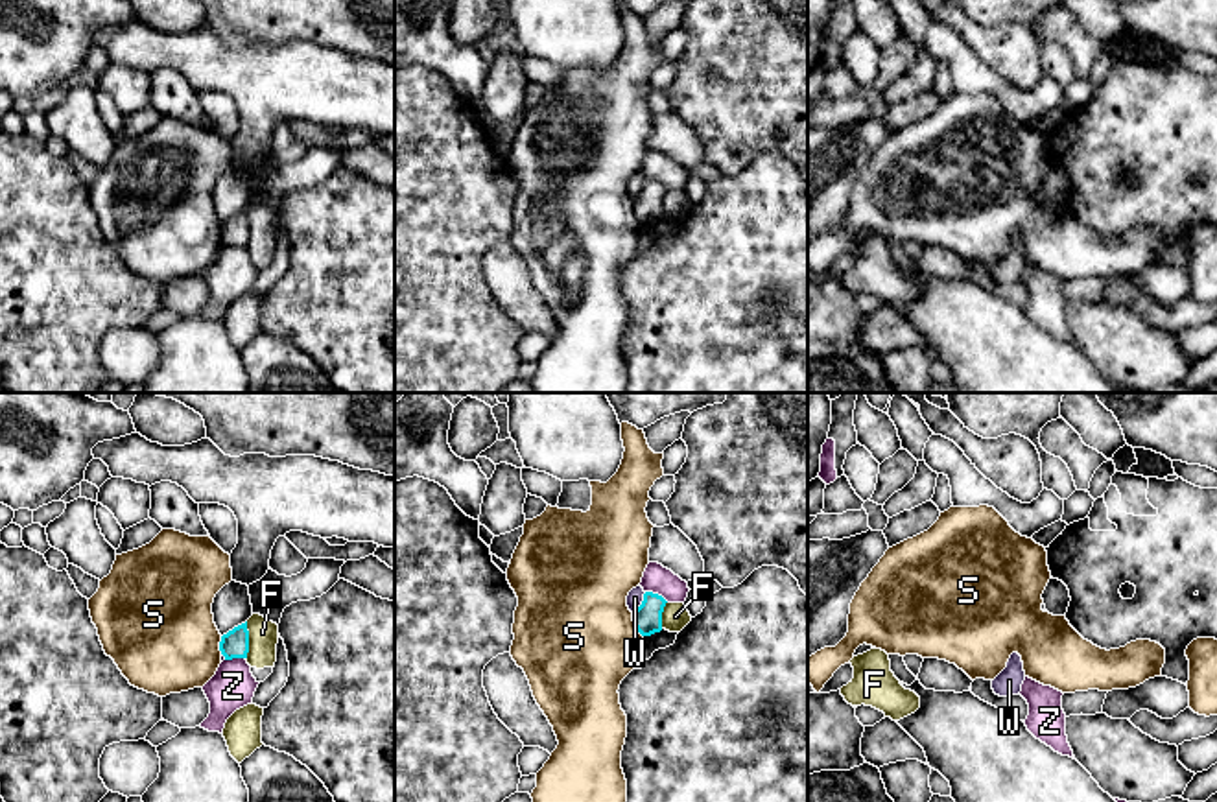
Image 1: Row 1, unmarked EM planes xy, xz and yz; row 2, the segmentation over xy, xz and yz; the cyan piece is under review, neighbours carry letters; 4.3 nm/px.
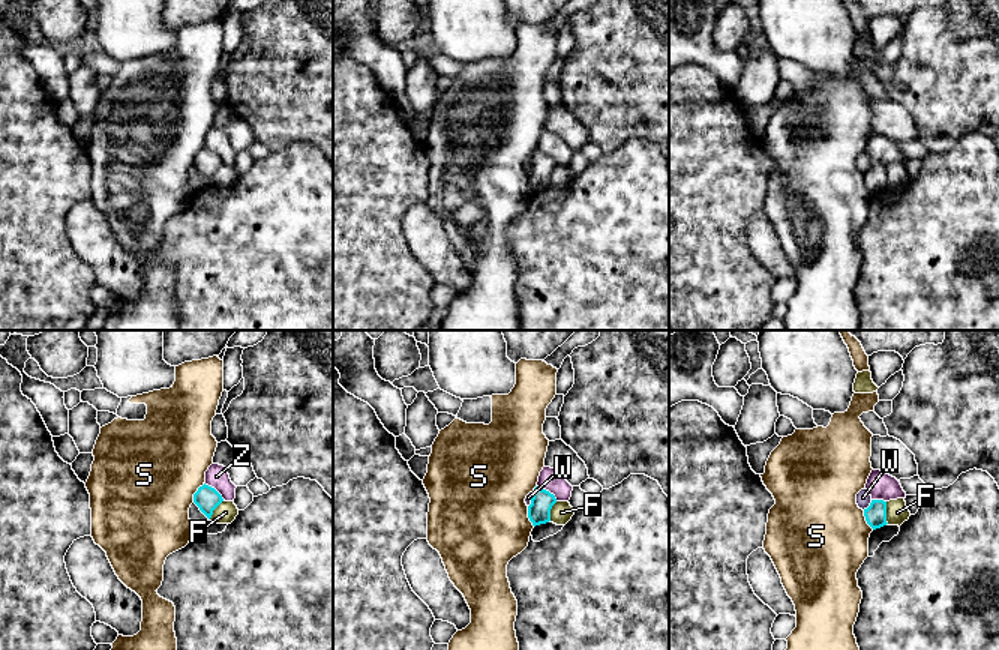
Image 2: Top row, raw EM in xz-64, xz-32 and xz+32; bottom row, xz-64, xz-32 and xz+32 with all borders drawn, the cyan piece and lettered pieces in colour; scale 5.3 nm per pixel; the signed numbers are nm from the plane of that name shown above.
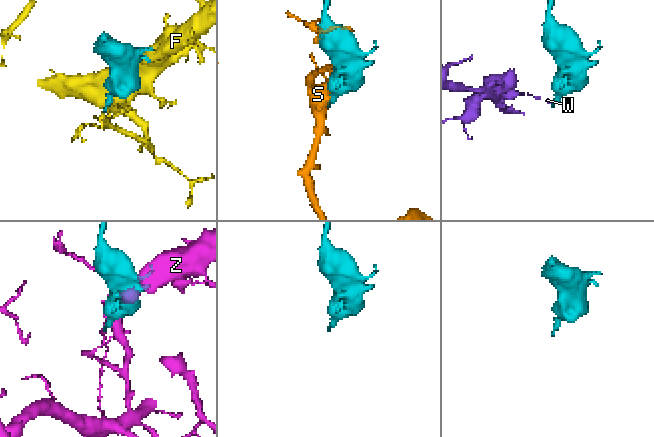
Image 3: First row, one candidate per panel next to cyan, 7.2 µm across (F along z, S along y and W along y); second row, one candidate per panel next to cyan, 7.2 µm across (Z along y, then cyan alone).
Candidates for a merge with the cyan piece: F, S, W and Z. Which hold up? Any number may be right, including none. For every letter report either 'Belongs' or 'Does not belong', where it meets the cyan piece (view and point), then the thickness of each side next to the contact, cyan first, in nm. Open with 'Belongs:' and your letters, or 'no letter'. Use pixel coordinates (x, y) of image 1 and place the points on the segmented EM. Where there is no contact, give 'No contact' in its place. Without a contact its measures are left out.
Belongs: no letter
F: Does not belong. Touches cyan at xy (248, 640). Thickness 120 nm (cyan) against 130 nm
S: Does not belong. Touches cyan at xz (635, 625). Thickness 130 nm (cyan) against 500 nm
W: Does not belong. Touches cyan at xz (642, 603). Thickness 130 nm (cyan) against 70 nm
Z: Does not belong. Touches cyan at xz (657, 594). Thickness 130 nm (cyan) against 120 nm

